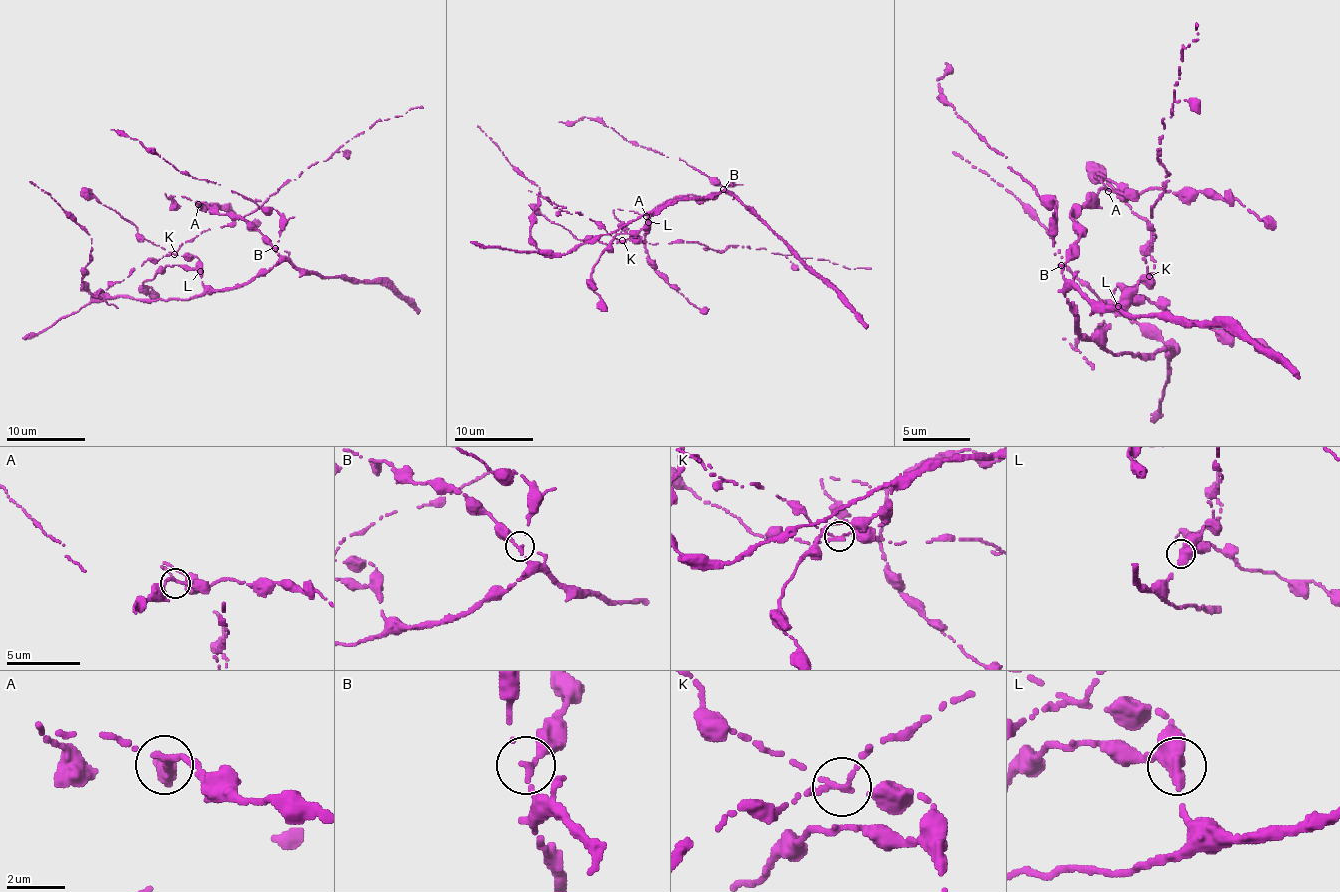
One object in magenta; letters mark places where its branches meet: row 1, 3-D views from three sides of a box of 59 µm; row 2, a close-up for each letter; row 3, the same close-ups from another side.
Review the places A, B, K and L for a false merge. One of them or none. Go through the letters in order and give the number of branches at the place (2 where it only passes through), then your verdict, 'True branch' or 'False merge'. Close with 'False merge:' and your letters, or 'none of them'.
A: Branches: 3. True branch
B: Branches: 2. True branch
K: Branches: 3. False merge
L: Branches: 3. True branch
False merge: K

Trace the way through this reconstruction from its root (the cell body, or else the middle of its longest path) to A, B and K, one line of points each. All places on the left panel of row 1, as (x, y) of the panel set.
A: (198, 271), (204, 285), (228, 289), (253, 281), (279, 259), (277, 249), (251, 224), (198, 204)
B: (198, 271), (202, 283), (214, 289), (240, 287), (263, 275), (279, 259), (275, 248)
K: (198, 271), (197, 257), (175, 253)

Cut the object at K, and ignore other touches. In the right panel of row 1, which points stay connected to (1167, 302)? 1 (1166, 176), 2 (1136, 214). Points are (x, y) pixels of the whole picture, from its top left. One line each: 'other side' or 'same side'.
1: other side
2: same side

